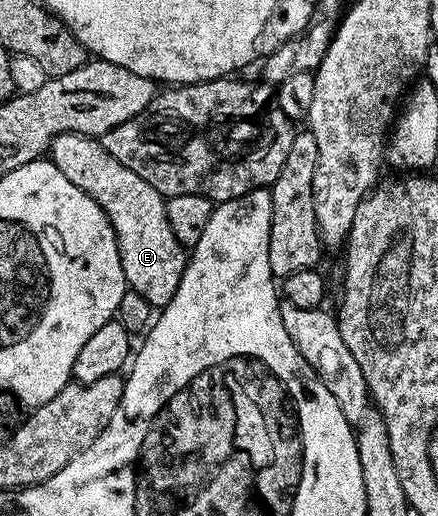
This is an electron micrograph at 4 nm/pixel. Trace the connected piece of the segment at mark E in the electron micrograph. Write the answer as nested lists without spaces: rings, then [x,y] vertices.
[[[76,133],[58,135],[50,145],[48,155],[56,169],[60,169],[76,189],[88,193],[108,217],[118,242],[127,288],[140,293],[151,308],[166,307],[180,285],[180,277],[184,277],[188,251],[172,233],[172,225],[168,225],[164,196],[152,189],[144,177],[120,165],[97,138]]]

